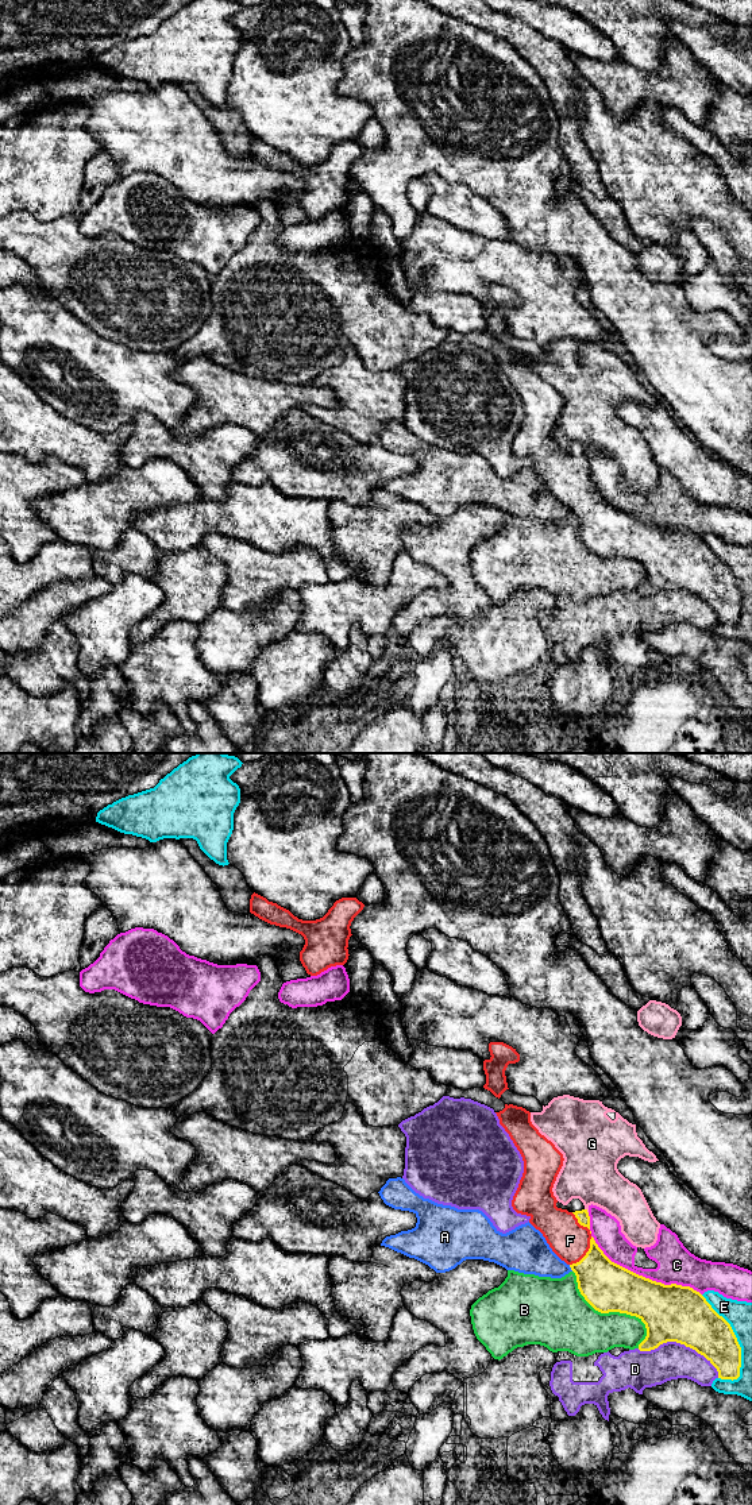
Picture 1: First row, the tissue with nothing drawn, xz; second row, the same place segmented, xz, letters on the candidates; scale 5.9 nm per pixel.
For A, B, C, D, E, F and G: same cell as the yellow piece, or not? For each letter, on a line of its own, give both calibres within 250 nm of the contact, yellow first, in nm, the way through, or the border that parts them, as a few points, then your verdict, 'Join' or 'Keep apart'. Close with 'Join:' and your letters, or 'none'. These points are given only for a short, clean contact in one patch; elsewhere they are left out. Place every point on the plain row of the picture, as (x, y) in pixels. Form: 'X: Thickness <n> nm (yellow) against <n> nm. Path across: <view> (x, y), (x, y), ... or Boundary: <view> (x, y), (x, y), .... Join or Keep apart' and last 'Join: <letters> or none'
A: Thickness 300 nm (yellow) against 240 nm. Keep apart
B: Thickness 300 nm (yellow) against 320 nm. Keep apart
C: Thickness 320 nm (yellow) against 220 nm. Keep apart
D: Thickness 340 nm (yellow) against 220 nm. Keep apart
E: Thickness 280 nm (yellow) against 160 nm. Keep apart
F: Thickness 300 nm (yellow) against 240 nm. Join
G: Thickness 80 nm (yellow) against 320 nm. Boundary: xz (585, 452), (587, 456). Keep apart
Join: F

